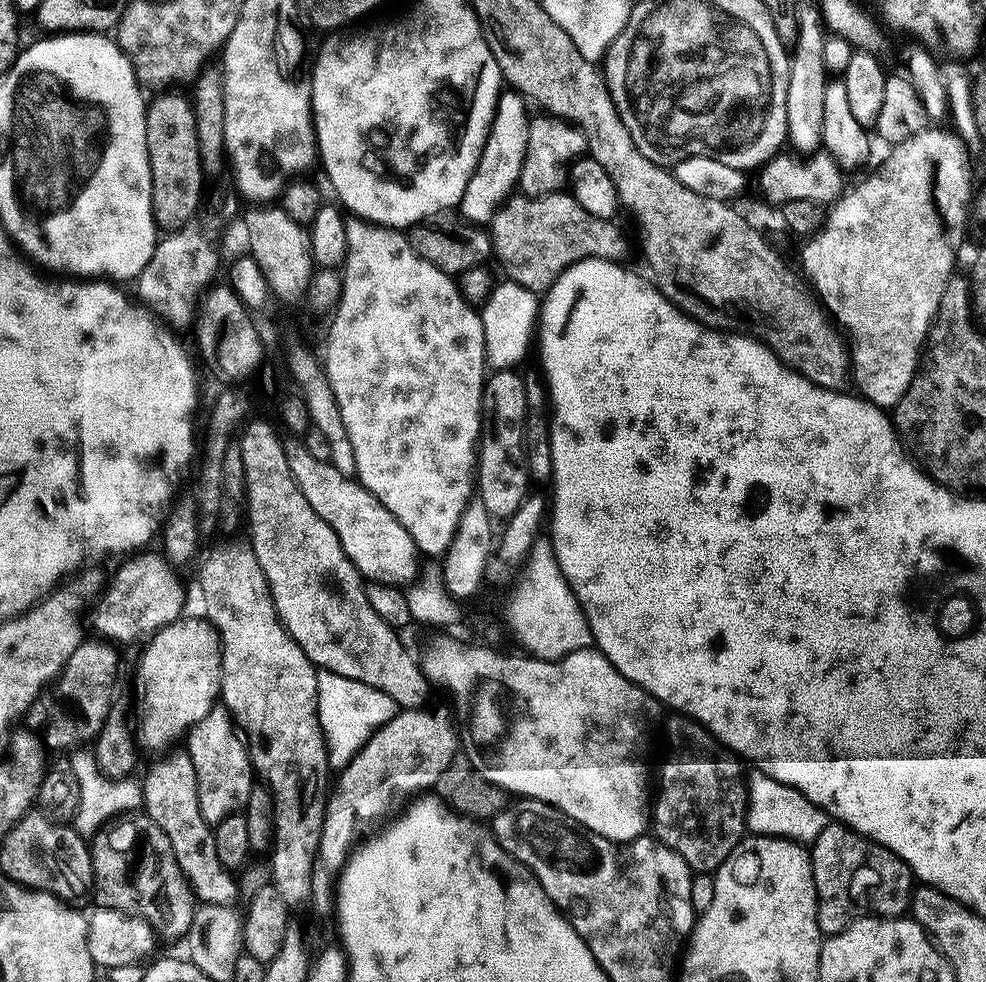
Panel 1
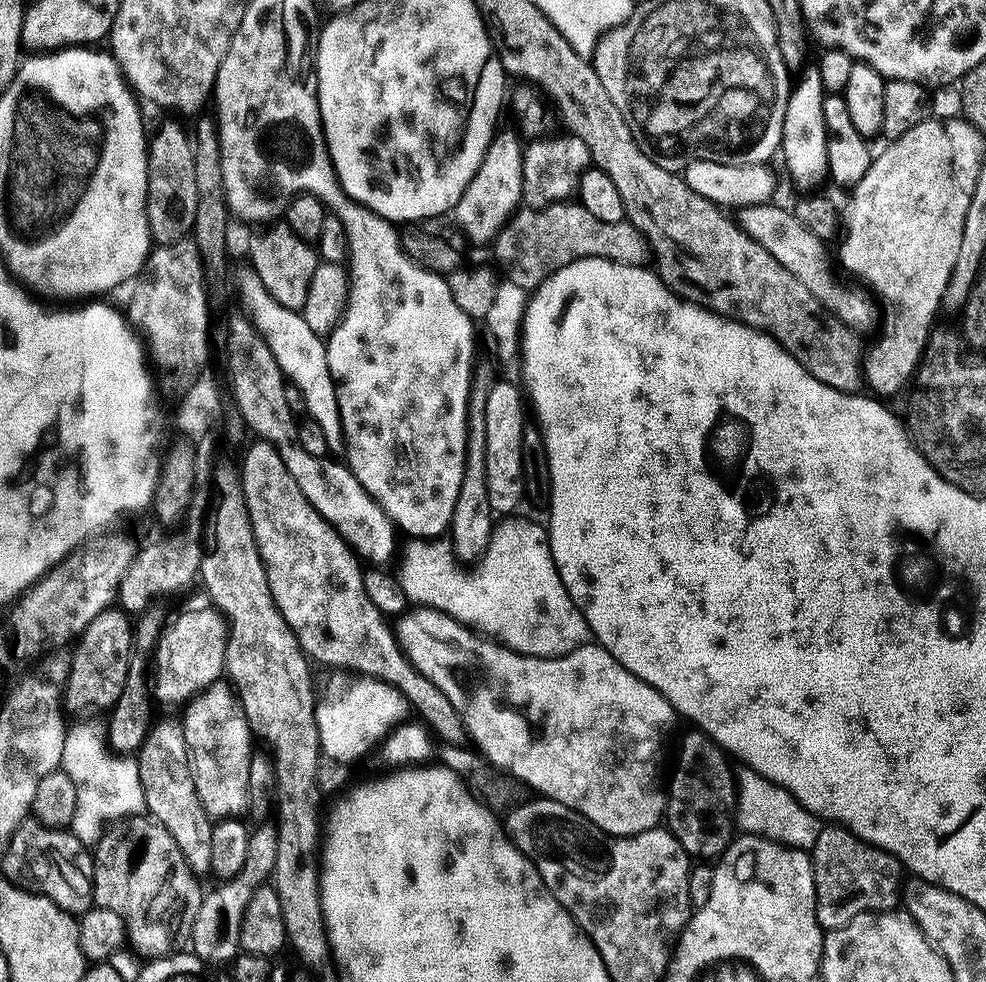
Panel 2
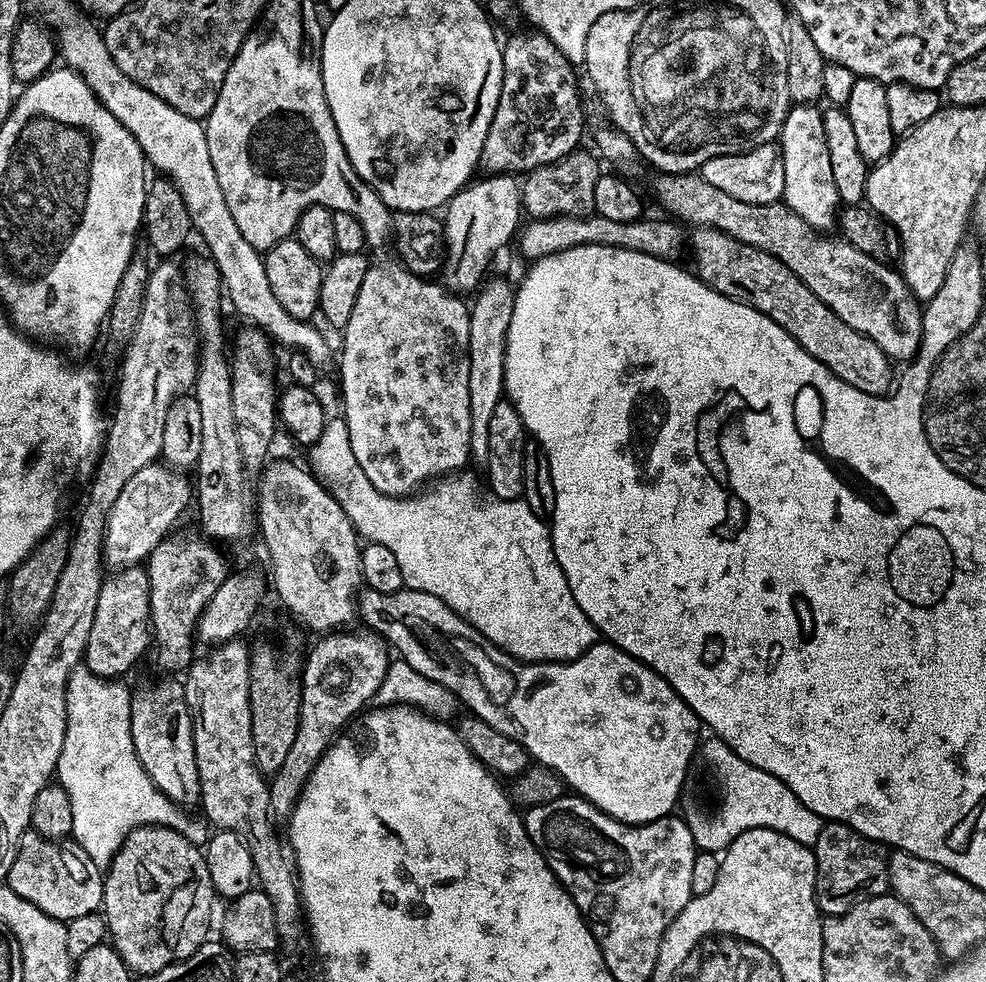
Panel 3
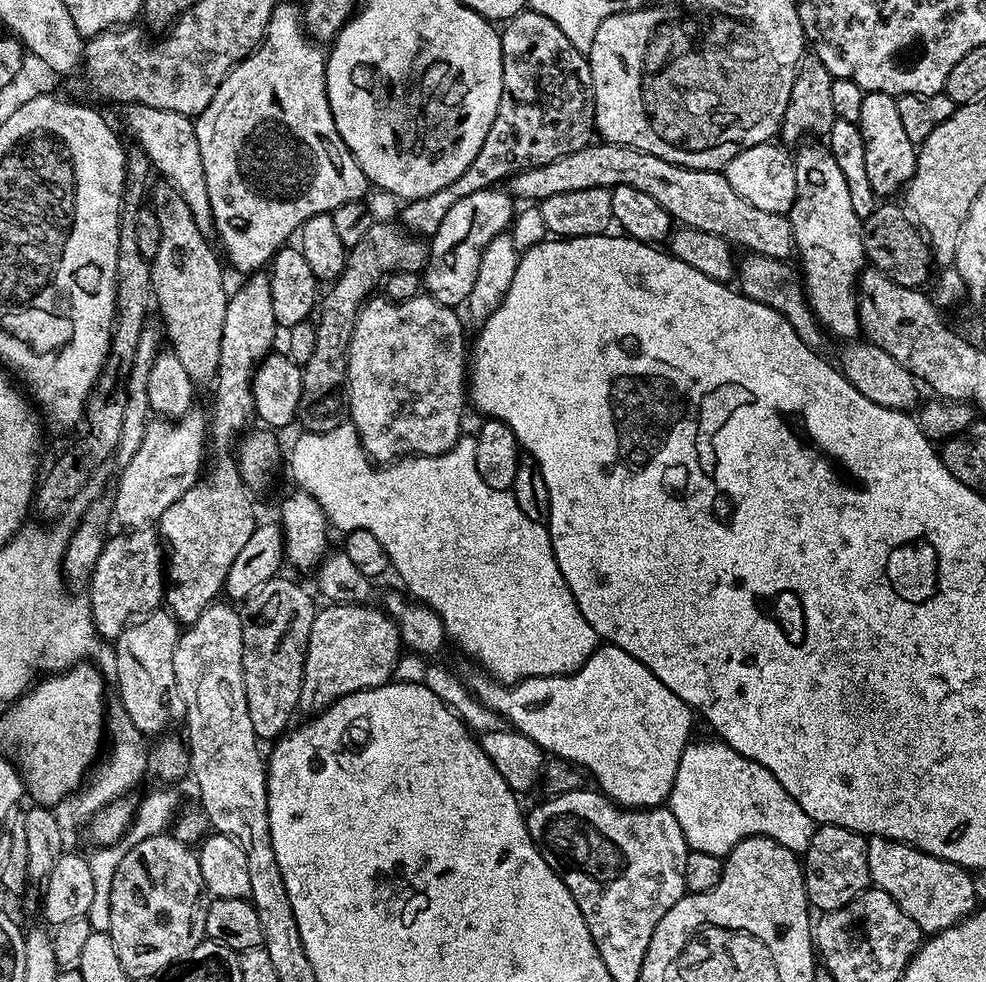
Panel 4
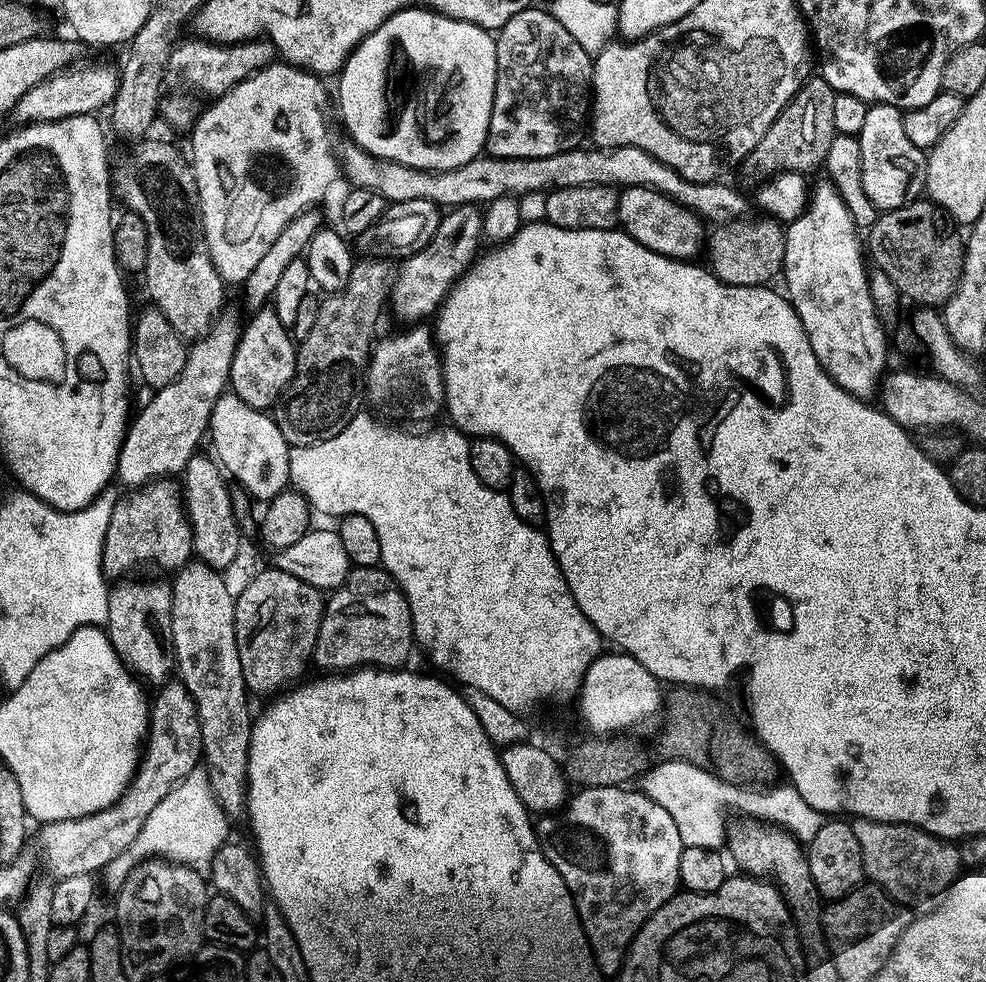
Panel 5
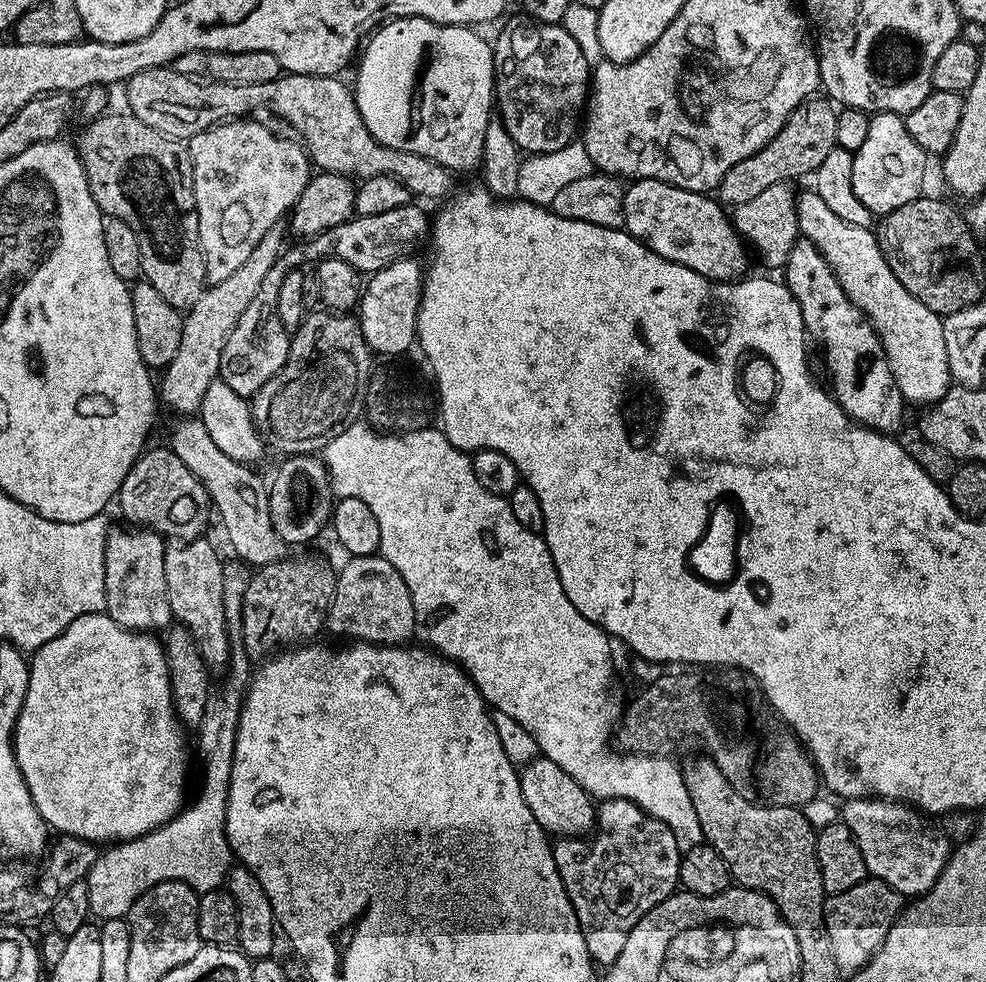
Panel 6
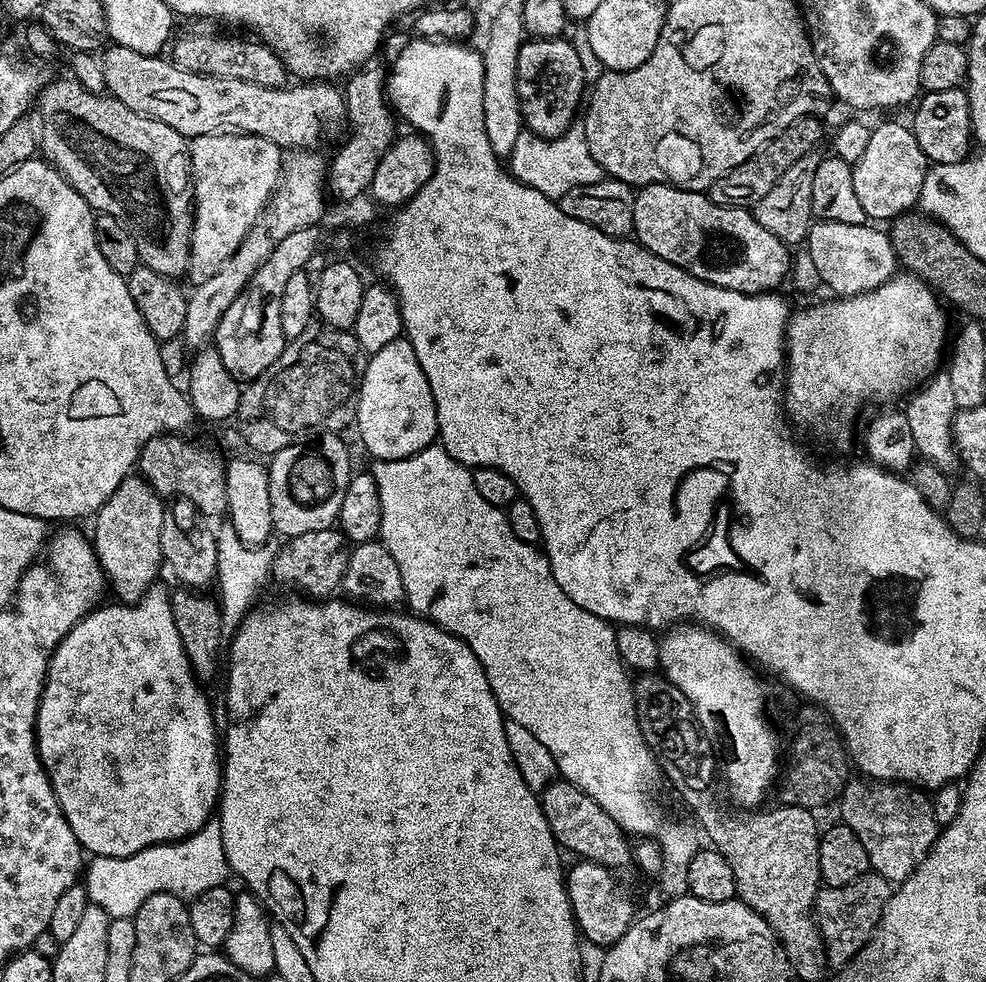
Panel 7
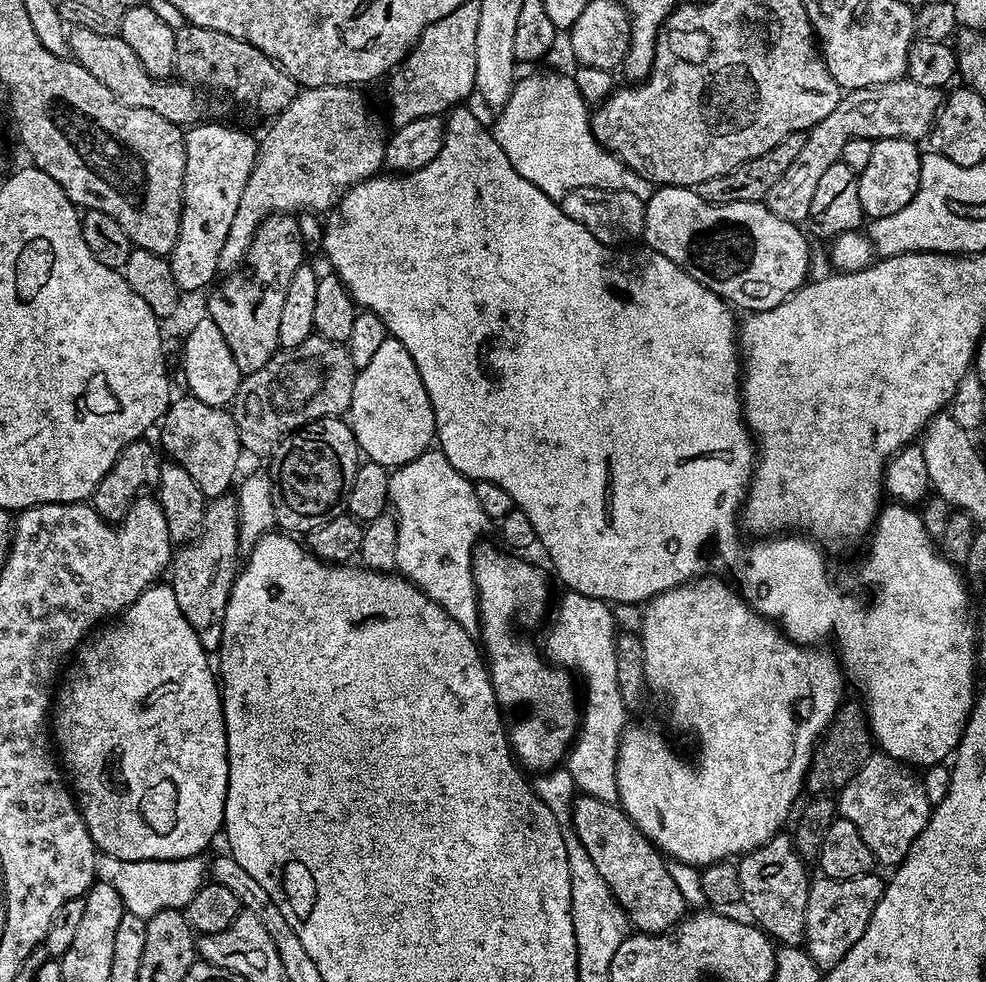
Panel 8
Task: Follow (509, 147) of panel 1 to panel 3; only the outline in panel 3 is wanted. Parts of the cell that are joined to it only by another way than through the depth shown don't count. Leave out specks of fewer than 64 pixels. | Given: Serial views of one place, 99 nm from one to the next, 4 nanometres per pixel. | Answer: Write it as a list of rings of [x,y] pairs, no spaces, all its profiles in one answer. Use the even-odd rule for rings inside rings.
[[[488,174],[483,178],[485,180],[477,179],[461,188],[448,201],[442,216],[446,245],[442,284],[453,294],[473,293],[481,285],[488,263],[511,240],[513,243],[522,224],[521,185],[517,177],[512,174]]]

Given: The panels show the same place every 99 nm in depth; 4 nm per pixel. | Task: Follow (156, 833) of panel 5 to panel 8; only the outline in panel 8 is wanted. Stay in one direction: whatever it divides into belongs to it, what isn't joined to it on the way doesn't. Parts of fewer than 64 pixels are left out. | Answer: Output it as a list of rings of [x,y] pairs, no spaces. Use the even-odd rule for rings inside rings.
[[[101,855],[96,862],[99,879],[105,880],[114,890],[118,890],[118,898],[122,898],[127,911],[142,917],[150,917],[162,910],[171,908],[183,909],[198,894],[198,890],[206,883],[206,860],[203,855],[182,858],[181,860],[123,860],[113,856]]]

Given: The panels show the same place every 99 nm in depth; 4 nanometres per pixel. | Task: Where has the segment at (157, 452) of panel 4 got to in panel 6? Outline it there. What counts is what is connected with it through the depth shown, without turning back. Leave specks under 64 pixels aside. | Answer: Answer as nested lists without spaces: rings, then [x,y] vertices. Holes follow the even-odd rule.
[[[277,226],[271,228],[254,246],[250,258],[230,274],[230,278],[224,279],[211,286],[205,287],[204,293],[194,302],[192,307],[187,309],[182,326],[182,342],[178,342],[178,354],[163,369],[158,380],[158,396],[161,401],[173,404],[176,408],[181,408],[181,413],[196,414],[200,411],[200,403],[203,394],[210,384],[217,380],[220,374],[220,363],[222,362],[222,350],[238,322],[242,318],[242,310],[254,302],[254,294],[258,294],[258,286],[262,286],[262,278],[266,278],[266,273],[270,266],[285,251],[283,236],[286,236],[285,229]]]

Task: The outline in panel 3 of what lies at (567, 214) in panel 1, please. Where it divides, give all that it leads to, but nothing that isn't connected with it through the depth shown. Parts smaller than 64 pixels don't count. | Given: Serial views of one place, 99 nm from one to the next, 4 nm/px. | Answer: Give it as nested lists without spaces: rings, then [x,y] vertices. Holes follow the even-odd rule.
[[[595,214],[555,216],[549,220],[532,220],[525,223],[518,236],[518,244],[520,240],[520,252],[525,256],[523,259],[528,262],[535,262],[550,254],[558,254],[562,250],[570,250],[576,246],[586,246],[587,244],[614,246],[622,250],[638,250],[642,254],[650,254],[654,258],[679,261],[681,259],[680,251],[686,248],[686,236],[680,233],[681,225],[679,223],[668,218],[663,219],[641,218],[634,222],[614,222],[610,218],[602,218]]]

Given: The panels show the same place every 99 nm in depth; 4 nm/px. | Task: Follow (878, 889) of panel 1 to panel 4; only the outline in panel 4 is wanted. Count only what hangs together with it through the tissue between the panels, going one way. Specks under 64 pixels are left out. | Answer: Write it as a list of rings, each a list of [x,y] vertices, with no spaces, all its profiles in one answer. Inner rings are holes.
[[[822,824],[817,827],[807,852],[802,856],[808,899],[813,909],[833,912],[846,906],[856,896],[868,891],[872,874],[868,865],[868,840],[849,828]]]

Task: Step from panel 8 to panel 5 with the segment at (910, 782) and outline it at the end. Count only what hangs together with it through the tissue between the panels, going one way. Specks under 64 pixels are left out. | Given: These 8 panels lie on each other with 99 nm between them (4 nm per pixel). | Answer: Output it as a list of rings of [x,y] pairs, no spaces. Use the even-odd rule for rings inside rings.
[[[856,818],[851,826],[854,838],[858,838],[858,850],[862,850],[865,877],[908,908],[931,909],[961,875],[960,849],[955,843],[937,840],[908,824],[883,824]]]

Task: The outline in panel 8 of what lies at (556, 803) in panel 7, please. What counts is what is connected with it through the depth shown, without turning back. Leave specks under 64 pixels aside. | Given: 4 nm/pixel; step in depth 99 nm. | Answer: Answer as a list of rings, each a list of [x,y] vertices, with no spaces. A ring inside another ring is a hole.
[[[577,795],[573,802],[571,826],[590,854],[595,869],[606,882],[613,898],[628,916],[629,925],[637,933],[667,932],[686,915],[686,905],[678,882],[670,878],[669,861],[648,837],[638,830],[619,803]]]

